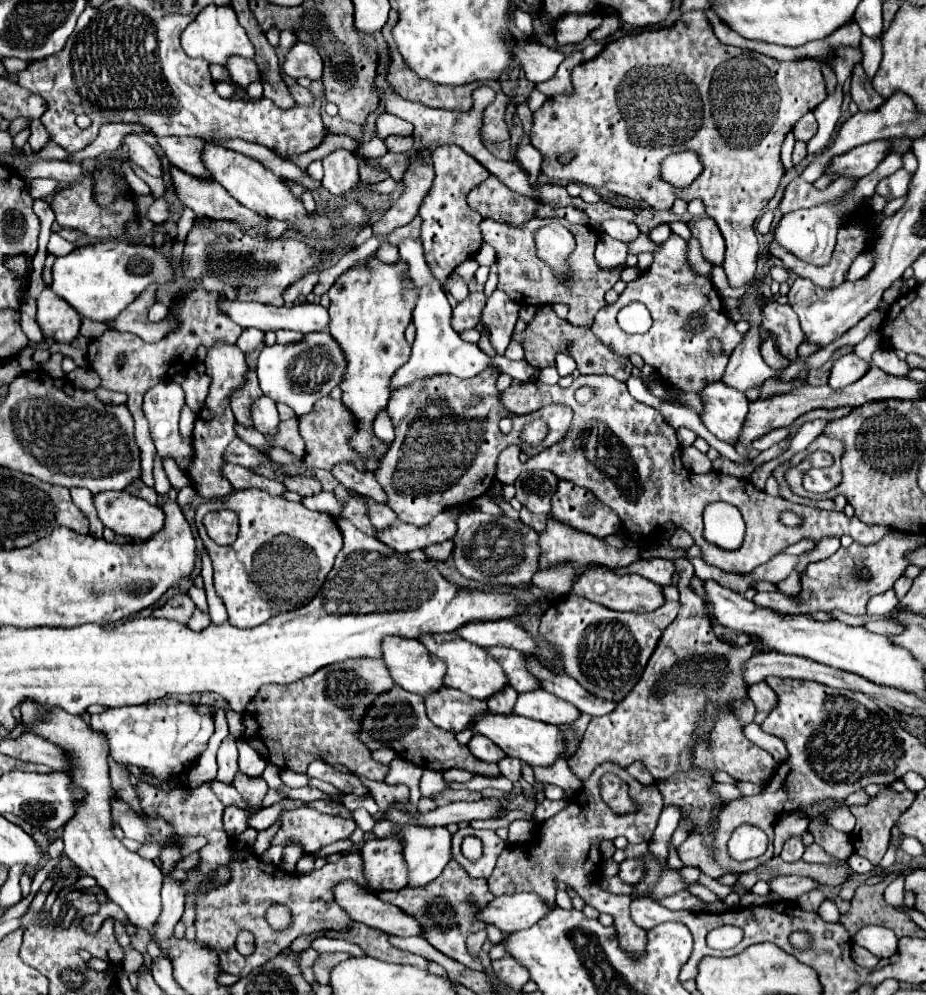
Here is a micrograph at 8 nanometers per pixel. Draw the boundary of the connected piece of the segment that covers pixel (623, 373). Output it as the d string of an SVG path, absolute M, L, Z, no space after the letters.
M550 306L540 308L536 318L526 326L526 330L524 332L514 332L512 340L522 344L524 360L536 370L554 366L556 364L556 354L558 352L568 352L576 360L576 366L578 366L580 374L606 374L606 376L614 376L616 380L622 380L622 382L626 382L630 378L632 364L630 364L628 358L618 356L616 352L607 348L590 332L590 328L572 326L568 320L558 318Z

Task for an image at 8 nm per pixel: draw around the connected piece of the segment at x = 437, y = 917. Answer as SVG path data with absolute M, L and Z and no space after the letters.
M450 860L450 864L444 868L444 872L436 880L428 882L426 886L418 886L418 888L406 886L396 892L380 892L378 896L384 902L392 902L394 906L402 908L406 914L414 916L426 928L426 934L424 934L426 940L434 948L438 948L442 954L450 956L452 960L458 960L460 964L464 964L472 970L484 970L480 958L468 954L466 936L484 928L482 922L478 924L474 914L476 914L476 904L486 906L490 900L494 900L492 892L488 890L486 880L470 878L456 860Z

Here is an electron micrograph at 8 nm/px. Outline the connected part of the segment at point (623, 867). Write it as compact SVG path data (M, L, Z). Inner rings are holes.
M640 858L624 860L624 862L620 864L620 874L618 874L618 876L620 876L624 882L628 882L628 884L636 884L638 880L642 880L642 876L644 876L644 872L646 872L644 866L646 866L646 864L642 864Z

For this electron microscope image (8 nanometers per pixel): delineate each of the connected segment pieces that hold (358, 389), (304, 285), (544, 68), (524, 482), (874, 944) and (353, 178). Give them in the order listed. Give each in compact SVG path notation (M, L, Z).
M376 256L366 260L366 268L350 268L330 288L330 336L342 348L346 358L346 372L342 376L342 402L356 418L356 432L348 438L354 452L364 458L364 470L376 472L380 460L388 452L388 444L374 436L372 424L376 416L386 410L390 400L390 380L394 372L410 358L410 344L404 338L404 328L412 320L412 310L418 300L414 282L404 288L402 272L408 272L406 262L384 264Z
M319 272L307 273L302 276L302 280L296 280L286 292L284 292L284 300L294 303L301 296L307 296L314 290L316 282L319 280Z
M516 36L514 40L516 42L514 42L514 48L510 48L510 52L514 52L514 58L524 68L526 78L534 84L550 80L556 74L562 60L566 58L562 52L550 50L544 44L534 44L534 42L516 38Z
M526 470L516 482L516 498L534 514L550 514L550 500L556 492L558 478L548 470Z
M864 926L852 938L852 942L866 948L868 952L872 952L880 960L894 956L894 952L898 950L898 936L892 930L882 928L882 926Z
M338 149L322 160L324 177L321 181L331 194L336 197L362 188L358 180L358 158L345 149Z

